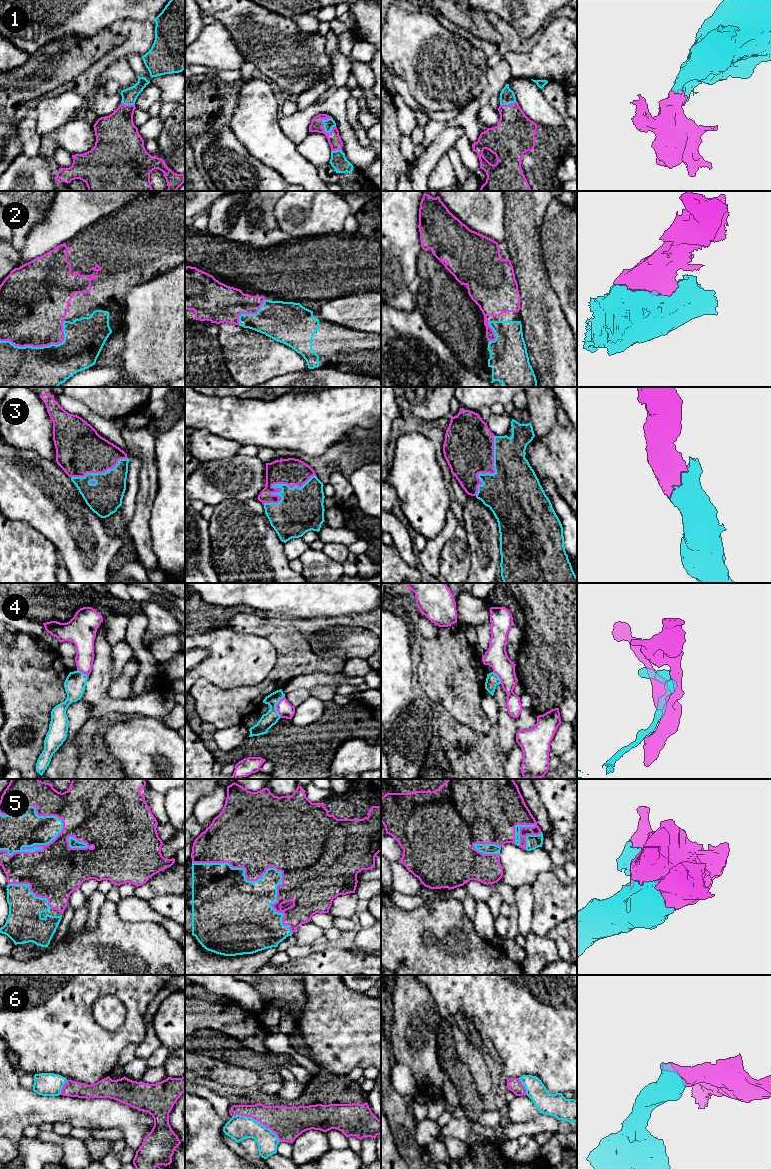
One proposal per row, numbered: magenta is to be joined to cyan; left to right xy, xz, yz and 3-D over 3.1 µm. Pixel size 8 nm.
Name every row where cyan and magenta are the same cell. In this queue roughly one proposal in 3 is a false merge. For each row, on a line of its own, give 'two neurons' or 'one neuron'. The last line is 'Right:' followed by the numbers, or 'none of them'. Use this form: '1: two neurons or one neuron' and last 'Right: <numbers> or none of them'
1: one neuron
2: one neuron
3: one neuron
4: two neurons
5: one neuron
6: two neurons
Right: 1, 2, 3, 5

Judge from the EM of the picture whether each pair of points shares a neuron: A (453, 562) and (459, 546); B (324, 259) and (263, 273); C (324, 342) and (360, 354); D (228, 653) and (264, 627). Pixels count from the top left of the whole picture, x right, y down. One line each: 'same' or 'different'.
A: same
B: same
C: same
D: different

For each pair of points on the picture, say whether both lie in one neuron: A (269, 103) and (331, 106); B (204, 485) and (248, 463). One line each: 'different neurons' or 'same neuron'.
A: different neurons
B: same neuron

